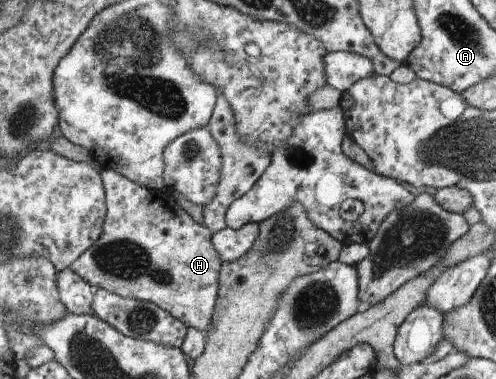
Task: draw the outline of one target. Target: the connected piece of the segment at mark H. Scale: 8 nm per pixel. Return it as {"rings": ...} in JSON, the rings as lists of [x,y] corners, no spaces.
{"rings":[[[105,164],[102,165],[102,175],[108,208],[103,235],[70,268],[91,286],[123,298],[153,302],[176,319],[182,320],[189,329],[195,327],[206,333],[218,306],[223,264],[222,256],[214,245],[214,233],[209,227],[193,221],[193,217],[179,206],[169,191],[151,190],[134,183]]]}

